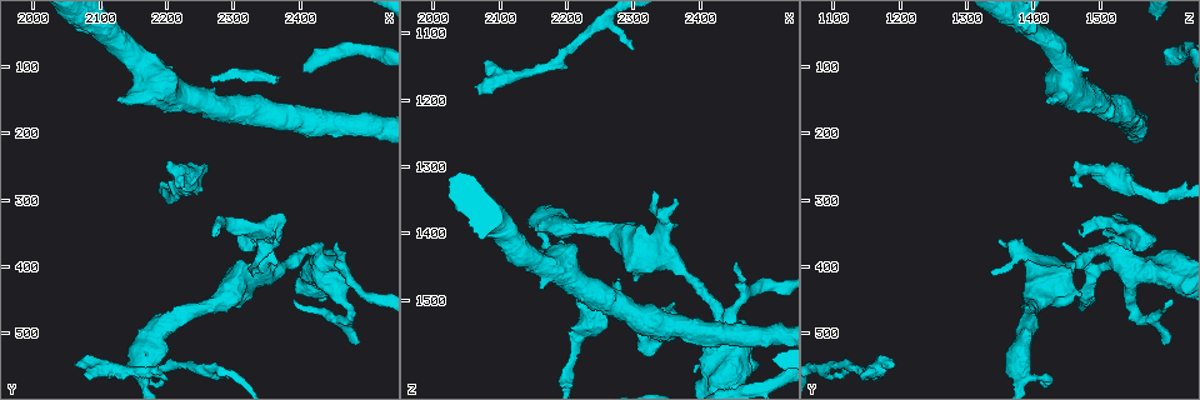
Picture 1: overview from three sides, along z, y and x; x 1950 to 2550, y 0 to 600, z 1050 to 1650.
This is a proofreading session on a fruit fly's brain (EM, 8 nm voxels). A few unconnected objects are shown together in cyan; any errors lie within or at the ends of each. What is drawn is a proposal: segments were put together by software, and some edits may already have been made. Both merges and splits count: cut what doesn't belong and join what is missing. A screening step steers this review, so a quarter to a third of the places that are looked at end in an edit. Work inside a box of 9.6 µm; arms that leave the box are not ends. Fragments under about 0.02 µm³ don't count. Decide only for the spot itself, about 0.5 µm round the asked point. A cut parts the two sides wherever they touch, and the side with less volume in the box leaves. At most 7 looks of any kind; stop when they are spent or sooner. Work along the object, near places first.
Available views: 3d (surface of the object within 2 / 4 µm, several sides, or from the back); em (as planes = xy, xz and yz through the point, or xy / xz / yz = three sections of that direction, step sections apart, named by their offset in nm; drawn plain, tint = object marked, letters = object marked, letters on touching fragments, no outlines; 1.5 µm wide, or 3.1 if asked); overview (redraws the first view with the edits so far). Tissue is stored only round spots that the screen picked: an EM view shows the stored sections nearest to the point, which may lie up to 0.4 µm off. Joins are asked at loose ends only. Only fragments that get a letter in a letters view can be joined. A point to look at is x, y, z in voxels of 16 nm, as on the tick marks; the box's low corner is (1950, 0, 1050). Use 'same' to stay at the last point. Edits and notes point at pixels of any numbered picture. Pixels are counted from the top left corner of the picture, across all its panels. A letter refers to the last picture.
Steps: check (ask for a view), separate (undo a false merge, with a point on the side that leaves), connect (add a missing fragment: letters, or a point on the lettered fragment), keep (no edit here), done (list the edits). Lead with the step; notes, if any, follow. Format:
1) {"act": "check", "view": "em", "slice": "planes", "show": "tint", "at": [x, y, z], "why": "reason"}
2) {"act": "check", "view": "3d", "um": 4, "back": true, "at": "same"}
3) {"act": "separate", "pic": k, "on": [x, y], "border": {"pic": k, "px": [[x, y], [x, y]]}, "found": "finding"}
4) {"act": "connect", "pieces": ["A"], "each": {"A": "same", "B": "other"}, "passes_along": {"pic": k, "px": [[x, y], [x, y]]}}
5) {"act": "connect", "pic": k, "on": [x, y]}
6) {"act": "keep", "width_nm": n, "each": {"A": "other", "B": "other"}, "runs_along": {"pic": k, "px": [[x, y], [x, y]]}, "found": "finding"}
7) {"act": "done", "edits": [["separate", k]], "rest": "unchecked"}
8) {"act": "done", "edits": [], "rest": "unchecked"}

{"act": "check", "view": "em", "slice": "planes", "show": "tint", "at": [2070, 545, 1190], "why": "an open end"}

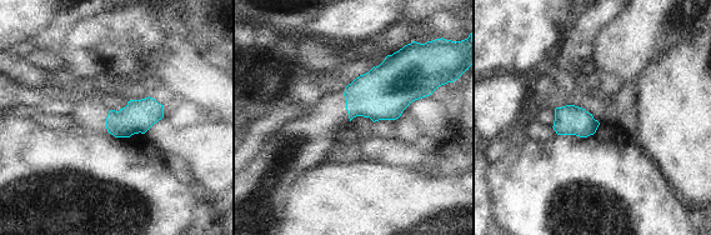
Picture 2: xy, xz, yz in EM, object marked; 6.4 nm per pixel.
{"act": "check", "view": "em", "slice": "planes", "show": "letters", "at": "same"}

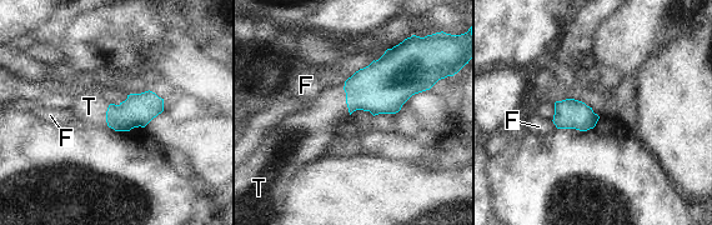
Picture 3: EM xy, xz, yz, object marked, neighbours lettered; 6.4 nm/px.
{"act": "connect", "pic": 3, "on": [317, 124], "each": {"F": "other", "T": "same"}, "found": "the cell continues"}

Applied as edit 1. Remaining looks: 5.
{"act": "check", "view": "overview", "why": "redraw"}

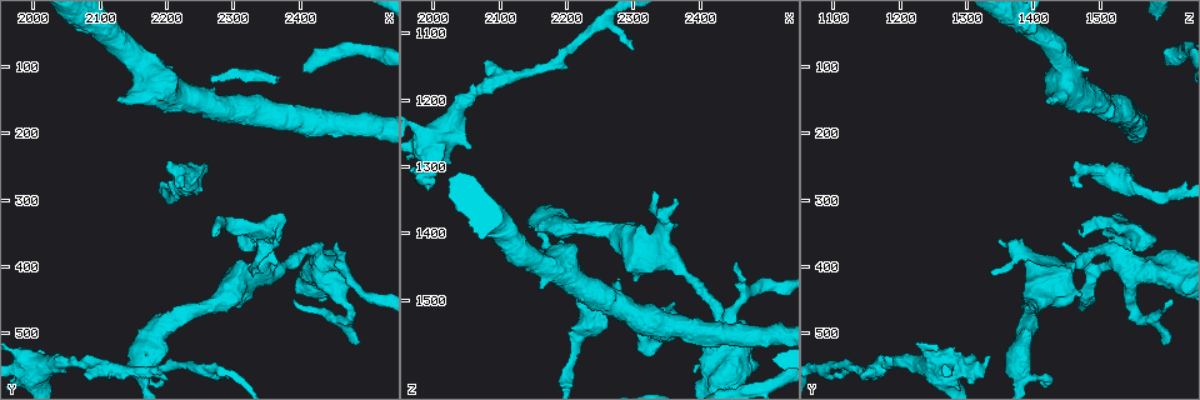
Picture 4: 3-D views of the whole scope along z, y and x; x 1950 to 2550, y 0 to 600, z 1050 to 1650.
{"act": "check", "view": "em", "slice": "yz", "step": 4, "show": "letters", "at": [2125, 145, 1425], "why": "free end"}

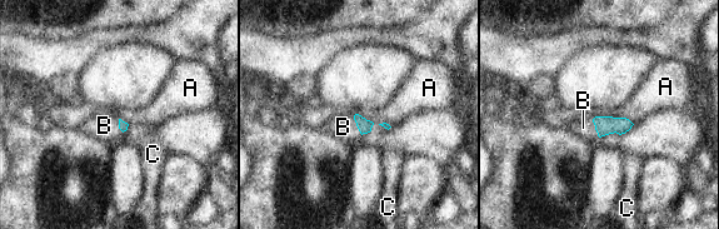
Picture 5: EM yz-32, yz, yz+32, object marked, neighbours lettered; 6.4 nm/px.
{"act": "check", "view": "em", "slice": "planes", "show": "letters", "at": "same"}

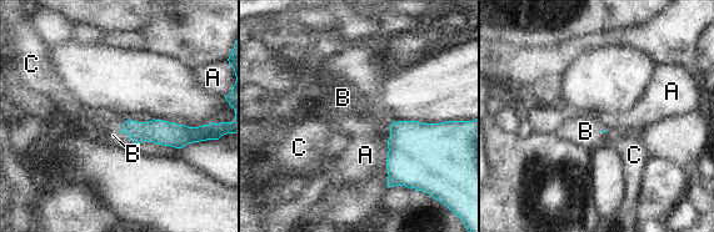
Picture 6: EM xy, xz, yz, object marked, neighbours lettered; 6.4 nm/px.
{"act": "connect", "pic": 6, "on": [113, 135], "longest_contact_nm": ["A", 280], "each": {"A": "other", "B": "same", "C": "other"}, "found": "the cell continues"}

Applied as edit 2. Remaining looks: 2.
{"act": "done", "edits": [["connect", 3], ["connect", 6]], "rest": "unchecked"}

